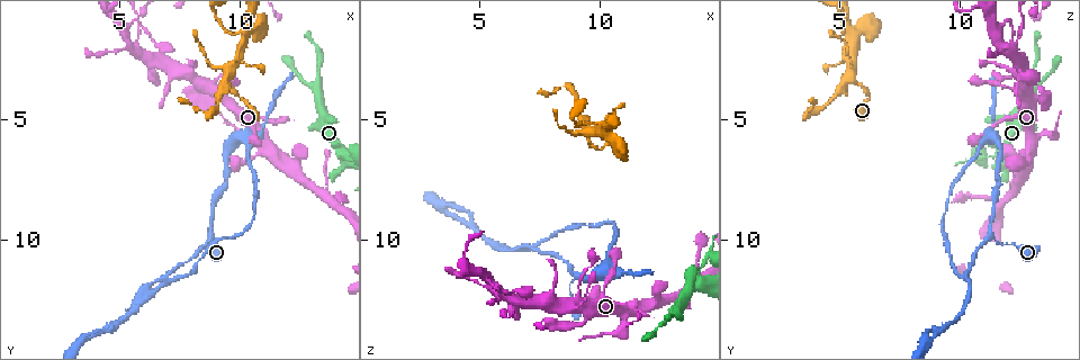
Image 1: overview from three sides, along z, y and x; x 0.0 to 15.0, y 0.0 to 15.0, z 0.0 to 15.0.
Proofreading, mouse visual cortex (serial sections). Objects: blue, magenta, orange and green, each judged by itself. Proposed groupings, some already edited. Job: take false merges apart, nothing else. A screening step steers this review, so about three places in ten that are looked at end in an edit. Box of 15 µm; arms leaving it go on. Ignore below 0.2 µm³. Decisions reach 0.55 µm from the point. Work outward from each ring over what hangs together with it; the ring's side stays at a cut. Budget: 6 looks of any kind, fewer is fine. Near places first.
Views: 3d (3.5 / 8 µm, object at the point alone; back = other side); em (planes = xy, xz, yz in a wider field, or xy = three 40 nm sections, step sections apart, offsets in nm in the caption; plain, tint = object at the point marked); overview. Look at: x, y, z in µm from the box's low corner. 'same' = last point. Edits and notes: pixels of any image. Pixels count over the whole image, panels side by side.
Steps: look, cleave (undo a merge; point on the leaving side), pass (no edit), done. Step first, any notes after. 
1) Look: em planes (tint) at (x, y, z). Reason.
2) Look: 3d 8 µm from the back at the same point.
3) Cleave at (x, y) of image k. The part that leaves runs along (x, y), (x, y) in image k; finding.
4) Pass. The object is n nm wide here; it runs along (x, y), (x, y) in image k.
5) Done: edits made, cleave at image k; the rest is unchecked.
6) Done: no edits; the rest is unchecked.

Look: 3d 3.5 µm at (9.3, 3.3, 5.4). Arms part here.

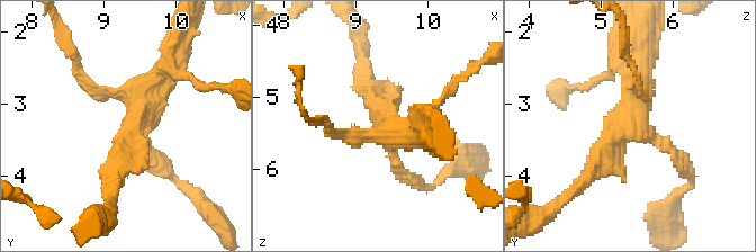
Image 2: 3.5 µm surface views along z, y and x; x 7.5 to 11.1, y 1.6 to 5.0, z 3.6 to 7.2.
Look: em xy step 2 (tint) at (9.40, 3.20, 5.50).

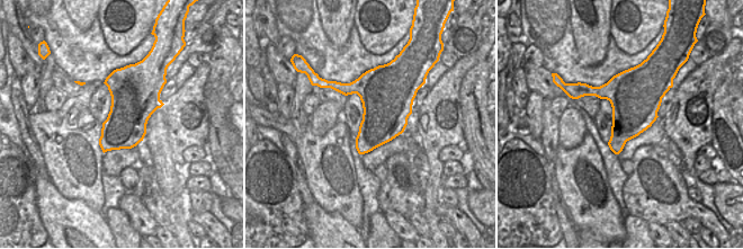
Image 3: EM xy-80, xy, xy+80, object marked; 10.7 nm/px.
Look: em xy step 5 (tint) at the same point.

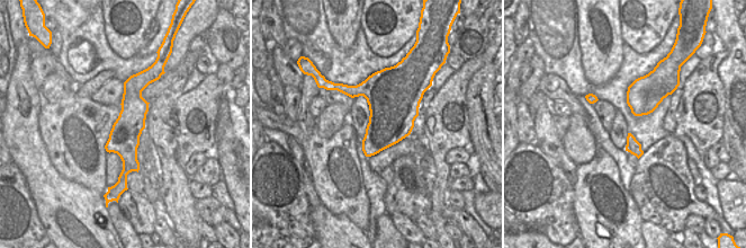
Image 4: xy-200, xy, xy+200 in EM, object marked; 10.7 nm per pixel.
Pass. The object is 500 nm wide here; it runs along (131, 80), (128, 166), (125, 170) in image 4; continuous, no second cell.

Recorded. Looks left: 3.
Look: 3d 3.5 µm at (5.8, 2.3, 12.1). Branch point.

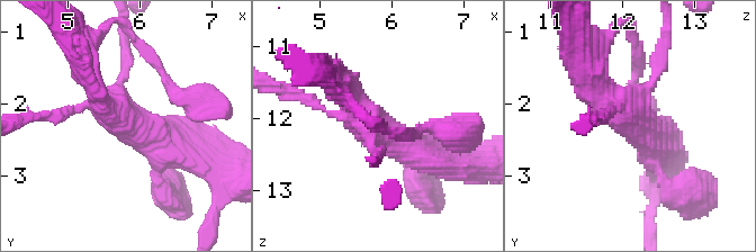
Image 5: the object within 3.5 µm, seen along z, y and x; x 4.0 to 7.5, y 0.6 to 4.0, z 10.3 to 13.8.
Look: em xy step 5 (tint) at (5.75, 2.20, 12.15).

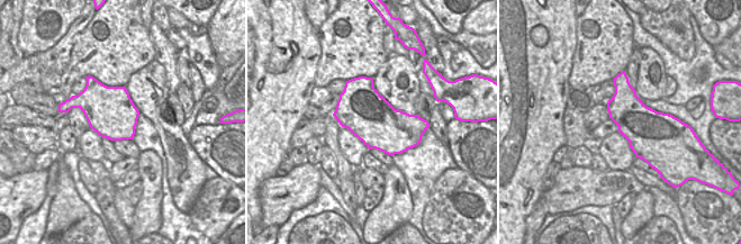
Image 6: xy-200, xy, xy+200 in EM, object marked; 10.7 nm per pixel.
Look: em xy step 1 (tint) at the same point. Another direction.

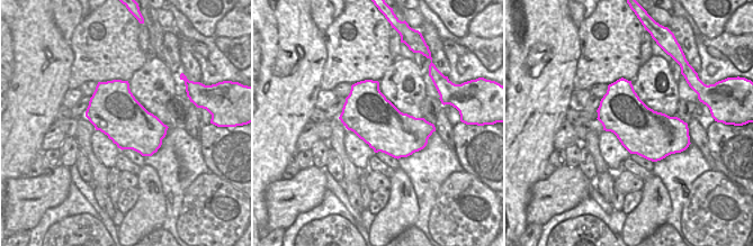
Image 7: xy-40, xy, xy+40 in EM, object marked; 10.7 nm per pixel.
Pass. It runs along (183, 149), (110, 110), (90, 75) in image 5; one cell here.

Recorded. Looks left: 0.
Done: no edits; the rest is unchecked.

